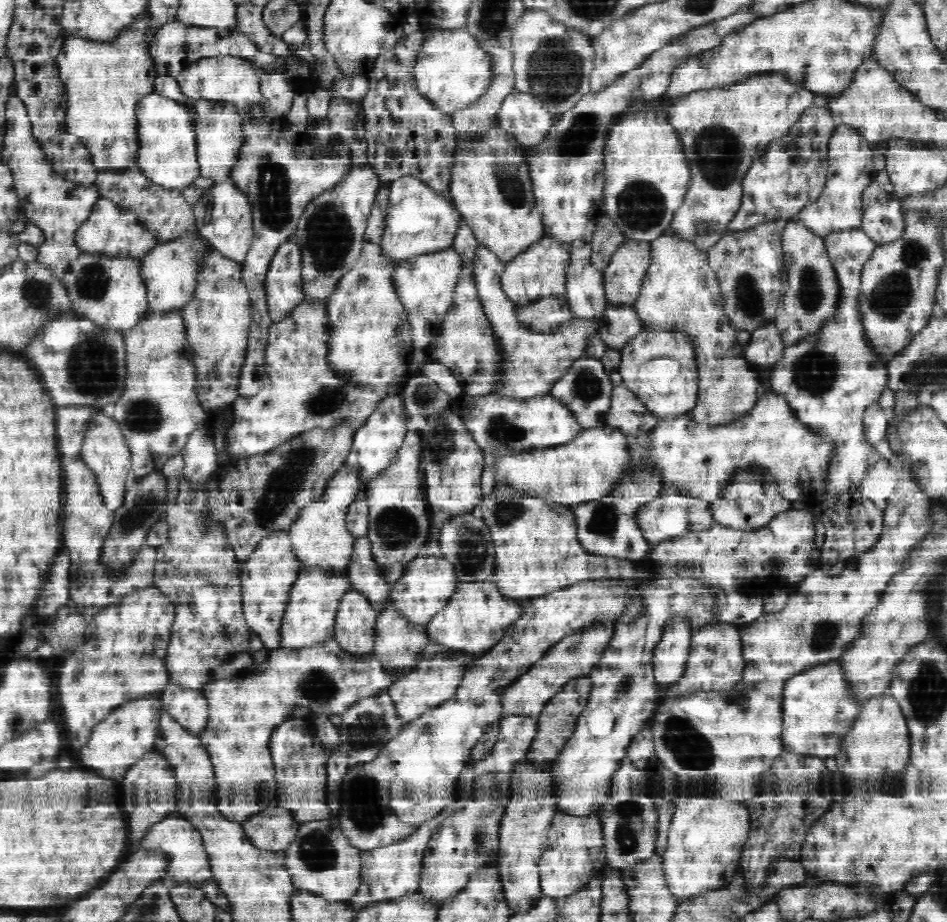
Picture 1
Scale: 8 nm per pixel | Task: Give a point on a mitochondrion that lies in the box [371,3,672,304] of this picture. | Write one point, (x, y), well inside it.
(554, 71)

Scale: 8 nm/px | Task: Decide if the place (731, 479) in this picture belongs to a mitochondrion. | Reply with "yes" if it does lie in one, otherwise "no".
no

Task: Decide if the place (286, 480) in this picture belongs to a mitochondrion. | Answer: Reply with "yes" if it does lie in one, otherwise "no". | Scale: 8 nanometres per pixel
yes

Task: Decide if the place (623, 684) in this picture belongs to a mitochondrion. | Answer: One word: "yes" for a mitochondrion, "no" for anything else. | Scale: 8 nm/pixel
yes

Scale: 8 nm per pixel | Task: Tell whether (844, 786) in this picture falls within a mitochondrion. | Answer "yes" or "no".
no

